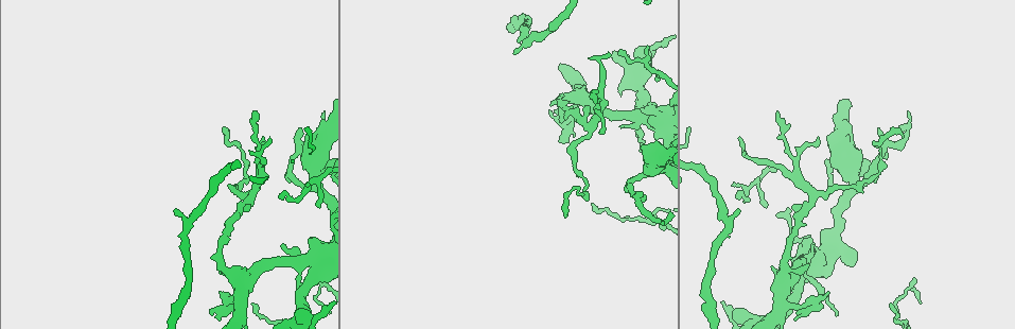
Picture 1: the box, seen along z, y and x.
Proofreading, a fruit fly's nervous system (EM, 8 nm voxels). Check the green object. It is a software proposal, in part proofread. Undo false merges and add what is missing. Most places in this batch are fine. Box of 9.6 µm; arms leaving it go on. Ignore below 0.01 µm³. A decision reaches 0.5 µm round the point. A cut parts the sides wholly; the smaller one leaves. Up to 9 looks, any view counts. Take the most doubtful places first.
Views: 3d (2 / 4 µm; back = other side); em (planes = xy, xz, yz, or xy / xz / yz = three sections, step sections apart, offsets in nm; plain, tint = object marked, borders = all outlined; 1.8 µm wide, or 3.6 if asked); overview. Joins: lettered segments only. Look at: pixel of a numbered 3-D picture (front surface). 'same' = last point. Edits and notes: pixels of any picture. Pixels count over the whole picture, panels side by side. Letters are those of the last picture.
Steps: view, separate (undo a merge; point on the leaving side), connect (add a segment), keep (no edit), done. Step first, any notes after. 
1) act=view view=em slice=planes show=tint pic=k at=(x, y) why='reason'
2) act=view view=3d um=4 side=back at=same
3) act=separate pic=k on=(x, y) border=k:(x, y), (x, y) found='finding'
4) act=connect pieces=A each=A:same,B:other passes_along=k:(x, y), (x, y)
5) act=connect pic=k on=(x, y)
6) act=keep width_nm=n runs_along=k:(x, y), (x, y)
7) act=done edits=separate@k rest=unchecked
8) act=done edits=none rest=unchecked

act=view view=3d um=2 pic=1 at=(853, 190) why='small branch off a trunk'

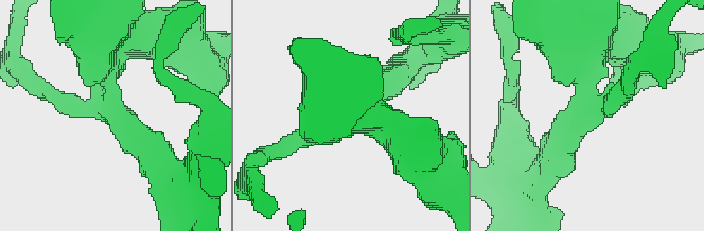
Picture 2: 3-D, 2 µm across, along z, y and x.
act=view view=em slice=planes show=tint pic=2 at=(600, 107) arms=3 why='now the EM'

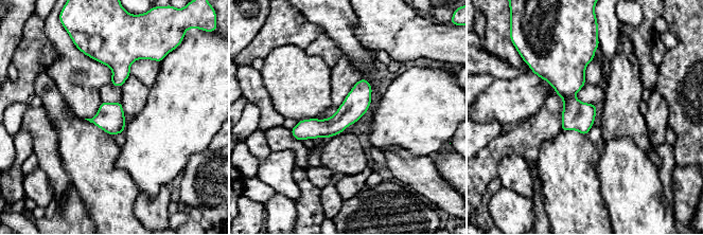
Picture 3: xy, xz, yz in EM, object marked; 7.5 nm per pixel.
act=view view=em slice=planes show=borders at=same why='what lies round it'

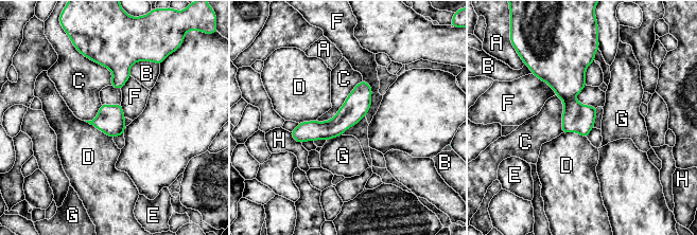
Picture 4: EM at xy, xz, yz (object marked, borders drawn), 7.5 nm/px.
act=keep each=A:other,B:other,C:other,D:other,E:other,F:other,G:other,H:other border=4:(362, 79), (330, 119), (316, 121) found='all the same cell'

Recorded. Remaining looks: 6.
act=view view=3d um=4 pic=1 at=(737, 212) why='free end'

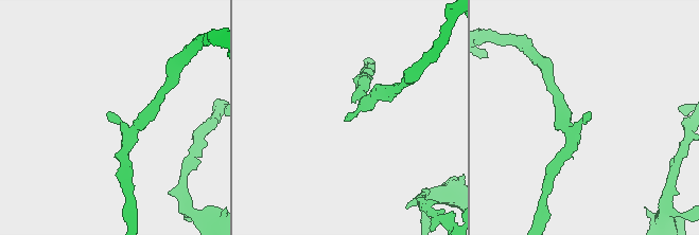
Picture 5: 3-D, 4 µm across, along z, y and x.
act=view view=em slice=planes show=borders pic=5 at=(588, 116)

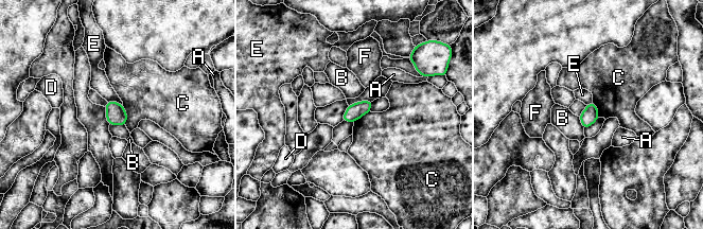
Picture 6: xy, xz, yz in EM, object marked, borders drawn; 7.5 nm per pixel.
act=keep longest_contact=C:160nm each=A:other,B:other,C:other,D:other,E:other,F:other border=6:(122, 105), (126, 112), (126, 125) found='none of them fits'

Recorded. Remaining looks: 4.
act=view view=em um=3.6 slice=yz step=8 show=borders pic=1 at=(653, 119) why='abrupt turn'

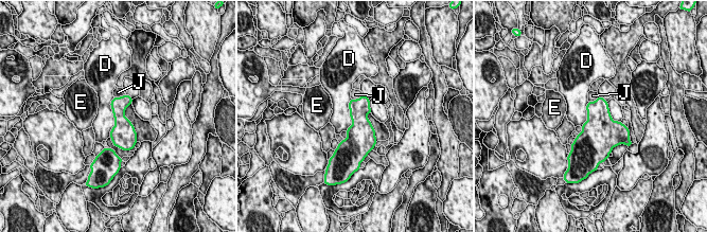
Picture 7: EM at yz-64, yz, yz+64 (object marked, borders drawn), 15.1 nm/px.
act=keep width_nm=280 longest_contact=D:600nm each=D:other,E:other,J:other found='all the same cell'

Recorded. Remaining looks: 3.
act=view view=em slice=xy step=8 show=borders pic=1 at=(564, 216) why='tapers out'

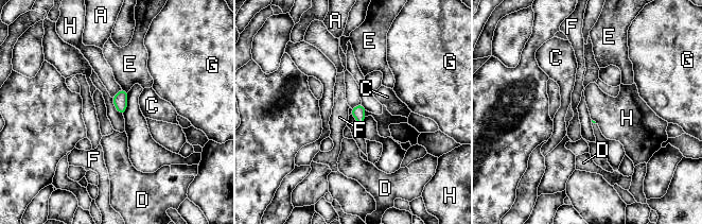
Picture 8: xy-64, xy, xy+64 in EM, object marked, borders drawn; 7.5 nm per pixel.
act=keep longest_contact=H:100nm each=A:other,C:other,D:other,E:other,F:other,G:other,H:other border=8:(121, 88), (112, 98) found='no lettered segment goes on from it'

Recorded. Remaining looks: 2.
act=done edits=none rest=unchecked

